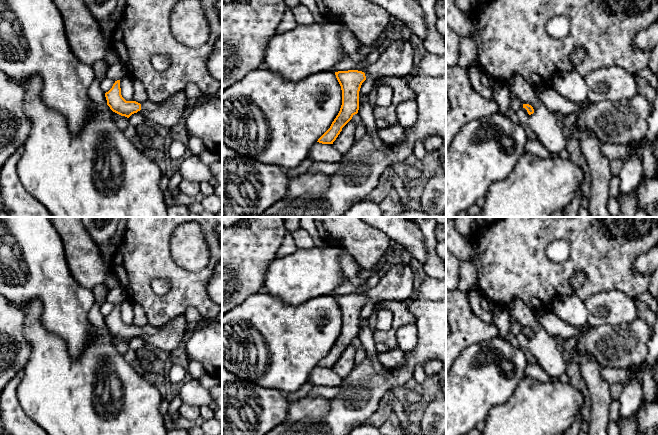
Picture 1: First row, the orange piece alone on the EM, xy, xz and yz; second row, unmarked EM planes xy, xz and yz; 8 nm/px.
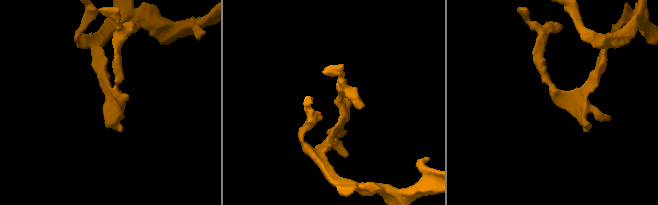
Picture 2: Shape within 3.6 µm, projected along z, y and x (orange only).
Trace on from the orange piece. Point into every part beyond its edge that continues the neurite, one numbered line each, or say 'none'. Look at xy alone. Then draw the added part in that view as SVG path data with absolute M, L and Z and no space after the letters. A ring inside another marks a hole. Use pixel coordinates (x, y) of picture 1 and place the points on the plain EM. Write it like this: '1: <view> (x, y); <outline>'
1: xy (169, 337); M181 315L173 318L161 328L149 324L142 327L141 336L147 345L170 352L184 342L184 336L188 333L188 325L185 315Z

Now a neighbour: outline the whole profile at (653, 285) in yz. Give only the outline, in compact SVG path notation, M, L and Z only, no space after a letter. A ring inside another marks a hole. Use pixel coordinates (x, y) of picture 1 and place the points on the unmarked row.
M658 268L653 273L651 273L648 291L656 300L658 297Z

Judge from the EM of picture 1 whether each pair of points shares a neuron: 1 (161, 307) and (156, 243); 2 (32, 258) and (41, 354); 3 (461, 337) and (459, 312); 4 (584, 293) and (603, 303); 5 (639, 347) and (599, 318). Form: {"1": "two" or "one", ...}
{"1": "one", "2": "two", "3": "one", "4": "two", "5": "two"}

